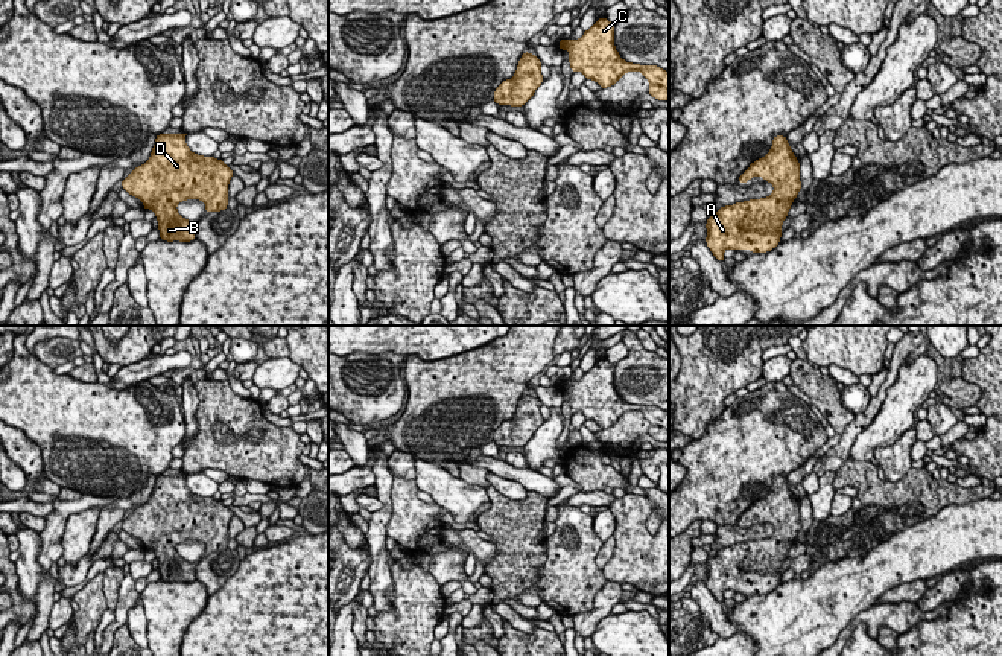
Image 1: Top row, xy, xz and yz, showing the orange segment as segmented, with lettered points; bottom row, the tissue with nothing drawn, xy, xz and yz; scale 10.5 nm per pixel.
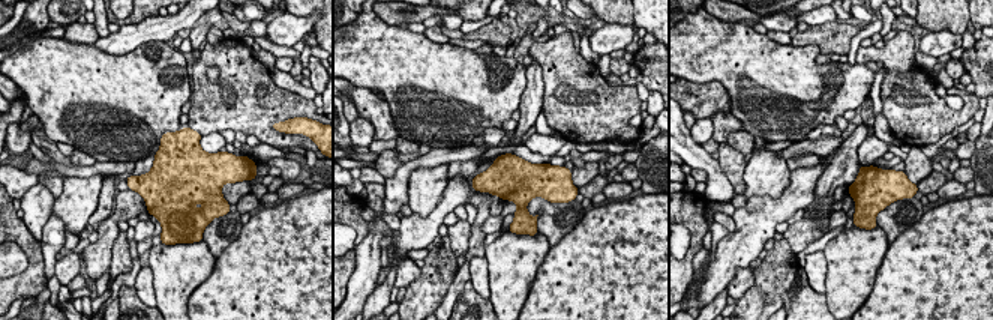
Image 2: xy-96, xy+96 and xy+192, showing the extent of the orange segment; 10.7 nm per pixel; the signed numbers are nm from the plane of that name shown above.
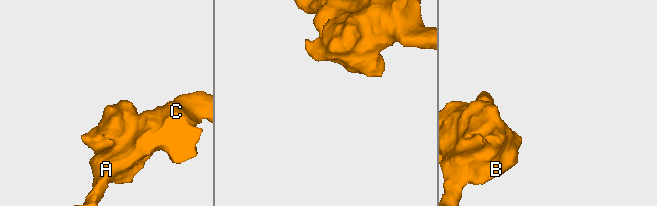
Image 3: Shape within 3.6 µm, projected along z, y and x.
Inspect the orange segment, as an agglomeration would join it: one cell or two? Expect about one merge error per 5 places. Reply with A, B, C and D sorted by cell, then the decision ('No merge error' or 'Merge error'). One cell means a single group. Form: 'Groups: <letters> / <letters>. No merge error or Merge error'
Groups: A B C D. No merge error

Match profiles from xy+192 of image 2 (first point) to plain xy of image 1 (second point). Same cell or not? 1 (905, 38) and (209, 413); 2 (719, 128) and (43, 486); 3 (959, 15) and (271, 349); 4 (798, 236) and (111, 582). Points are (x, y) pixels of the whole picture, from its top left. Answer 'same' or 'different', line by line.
1: same
2: different
3: same
4: same

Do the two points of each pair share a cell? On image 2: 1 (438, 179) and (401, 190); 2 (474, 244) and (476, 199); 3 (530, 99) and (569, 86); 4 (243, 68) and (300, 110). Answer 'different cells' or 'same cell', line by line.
1: different cells
2: same cell
3: different cells
4: same cell

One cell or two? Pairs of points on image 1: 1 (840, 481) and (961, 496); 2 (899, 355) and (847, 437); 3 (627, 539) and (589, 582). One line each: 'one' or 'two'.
1: one
2: one
3: two

